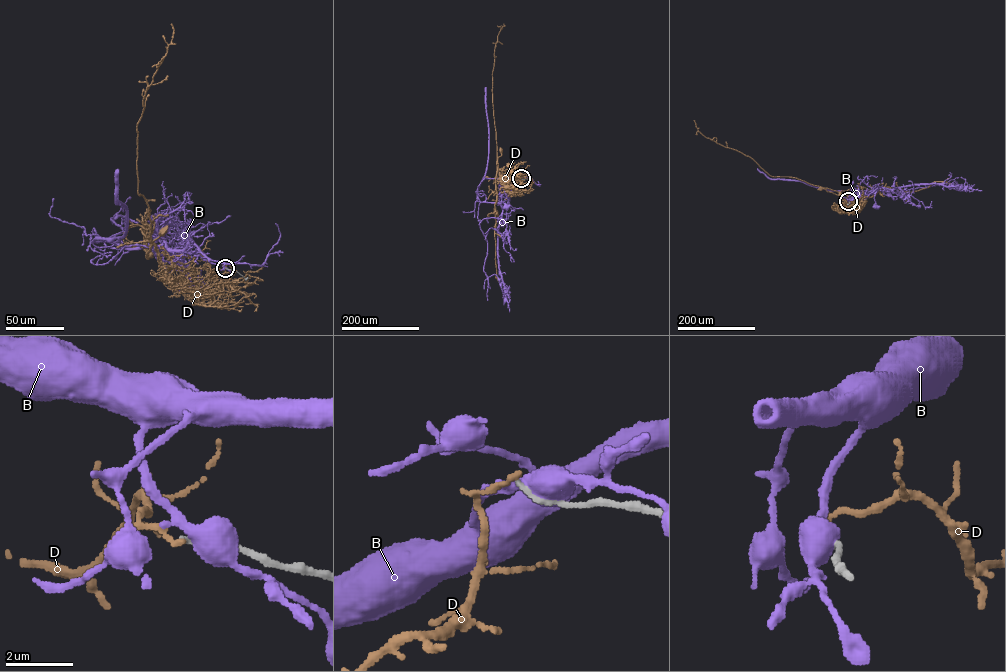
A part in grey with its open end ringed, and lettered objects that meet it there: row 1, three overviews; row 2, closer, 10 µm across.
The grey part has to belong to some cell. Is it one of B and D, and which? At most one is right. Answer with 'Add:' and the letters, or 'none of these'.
Add: none of these

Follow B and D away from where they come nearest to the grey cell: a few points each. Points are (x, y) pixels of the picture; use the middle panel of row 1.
B: (522, 179), (512, 183), (502, 195), (502, 201), (508, 206), (509, 204), (505, 206)
D: (521, 179), (512, 187), (501, 180), (497, 161), (501, 150)

